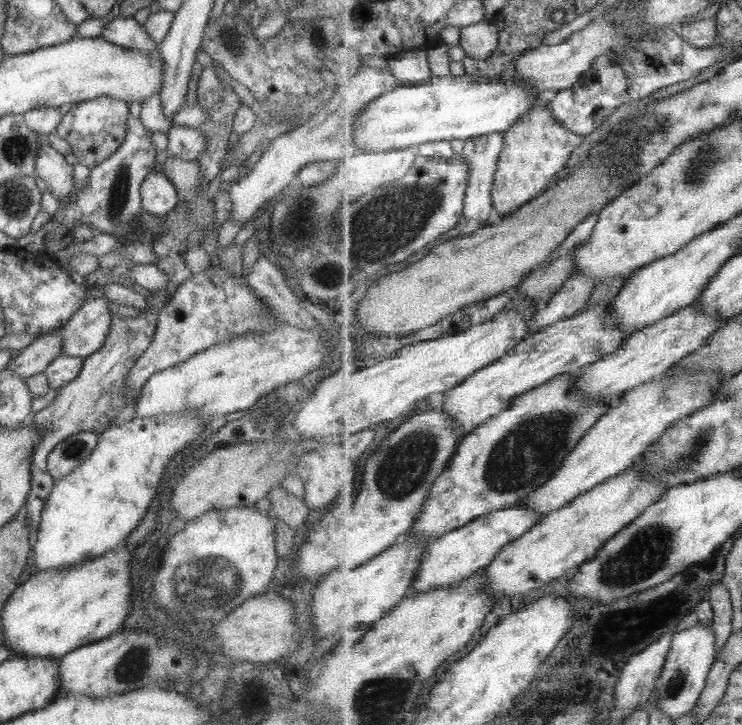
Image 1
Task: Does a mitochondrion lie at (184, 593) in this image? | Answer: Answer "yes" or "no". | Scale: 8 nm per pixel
yes

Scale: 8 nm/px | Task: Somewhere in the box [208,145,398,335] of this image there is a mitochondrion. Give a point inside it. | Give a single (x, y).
(331, 275)

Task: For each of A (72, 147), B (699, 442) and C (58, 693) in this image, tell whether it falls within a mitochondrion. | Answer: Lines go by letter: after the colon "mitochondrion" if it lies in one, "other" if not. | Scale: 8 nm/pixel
A: other
B: mitochondrion
C: other

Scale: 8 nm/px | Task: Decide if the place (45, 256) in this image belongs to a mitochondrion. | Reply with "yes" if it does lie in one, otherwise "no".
no

